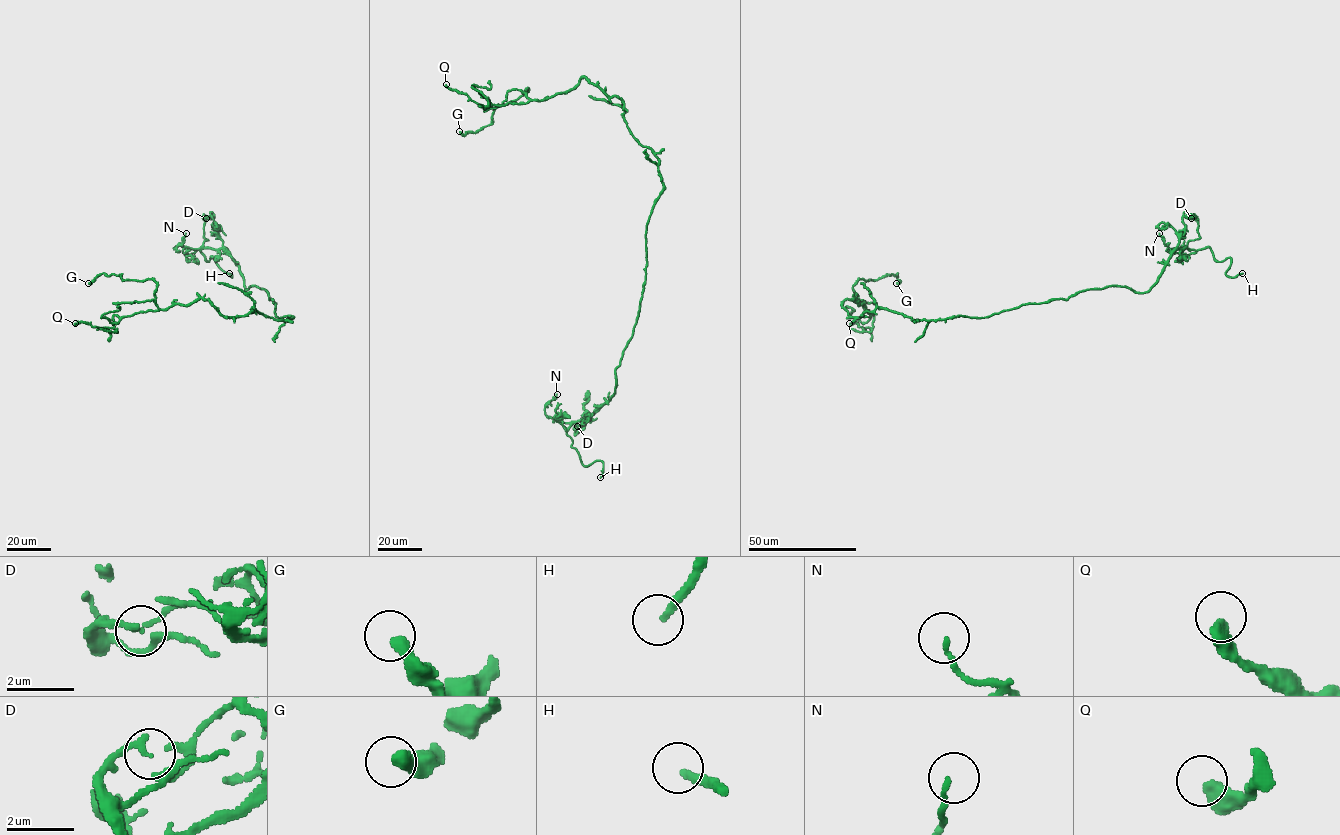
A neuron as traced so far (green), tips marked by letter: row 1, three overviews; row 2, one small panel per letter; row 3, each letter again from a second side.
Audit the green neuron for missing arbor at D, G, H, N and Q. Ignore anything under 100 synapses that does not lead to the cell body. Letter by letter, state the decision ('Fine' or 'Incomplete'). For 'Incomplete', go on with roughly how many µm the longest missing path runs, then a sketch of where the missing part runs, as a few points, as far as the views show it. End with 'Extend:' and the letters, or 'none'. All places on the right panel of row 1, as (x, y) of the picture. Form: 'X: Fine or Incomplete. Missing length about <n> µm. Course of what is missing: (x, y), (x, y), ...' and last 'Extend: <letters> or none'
D: Fine
G: Fine
H: Incomplete. Missing length about 25 µm. Course of what is missing: (1242, 273), (1252, 268), (1247, 262), (1253, 254)
N: Fine
Q: Fine
Extend: H

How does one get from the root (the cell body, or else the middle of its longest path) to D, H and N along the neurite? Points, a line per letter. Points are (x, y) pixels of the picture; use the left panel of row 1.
D: (281, 317), (264, 289), (252, 286), (244, 292), (240, 268), (217, 234), (220, 227), (212, 216), (206, 218)
H: (281, 317), (264, 289), (244, 292), (225, 249), (195, 250), (201, 247), (208, 261), (229, 273)
N: (281, 317), (264, 289), (252, 286), (244, 292), (243, 277), (225, 249), (174, 248), (186, 233)

